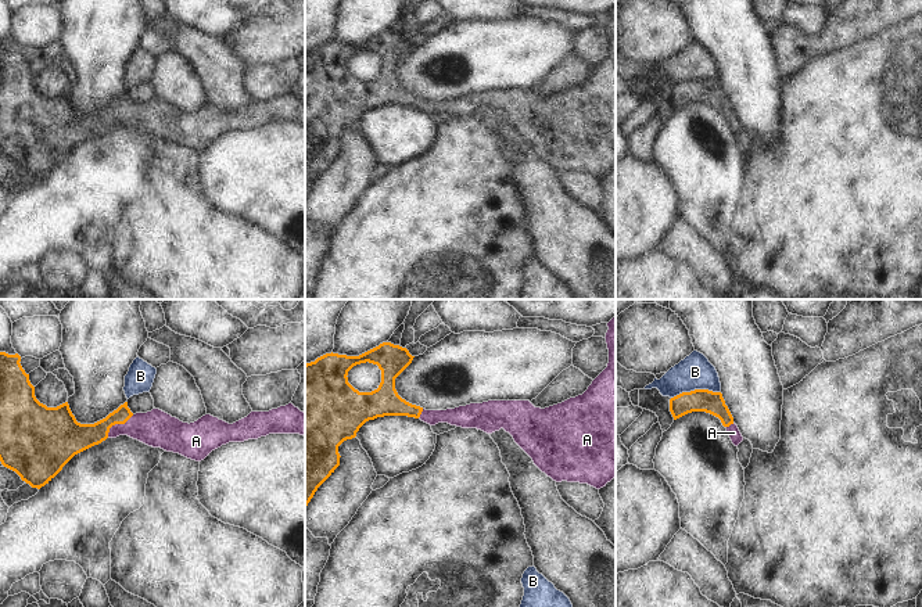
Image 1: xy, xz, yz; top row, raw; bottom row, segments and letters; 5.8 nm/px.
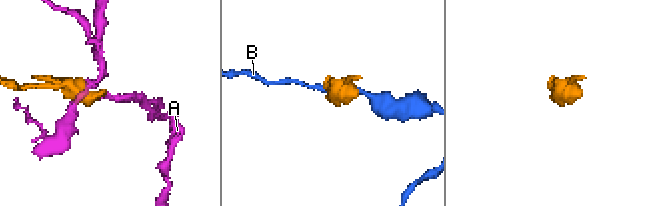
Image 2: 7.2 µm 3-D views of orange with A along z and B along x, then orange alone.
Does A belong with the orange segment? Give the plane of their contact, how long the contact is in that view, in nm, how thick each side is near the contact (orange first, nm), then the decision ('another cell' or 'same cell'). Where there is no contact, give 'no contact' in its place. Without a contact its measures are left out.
xy | 200 nm | 170/220 nm | same cell

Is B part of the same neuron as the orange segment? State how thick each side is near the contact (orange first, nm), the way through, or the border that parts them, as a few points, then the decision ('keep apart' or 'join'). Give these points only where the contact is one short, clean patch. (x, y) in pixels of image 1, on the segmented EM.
130 nm thick on the orange side, 200 nm on the other; border along yz (718, 391), (691, 390), (671, 398); keep apart

